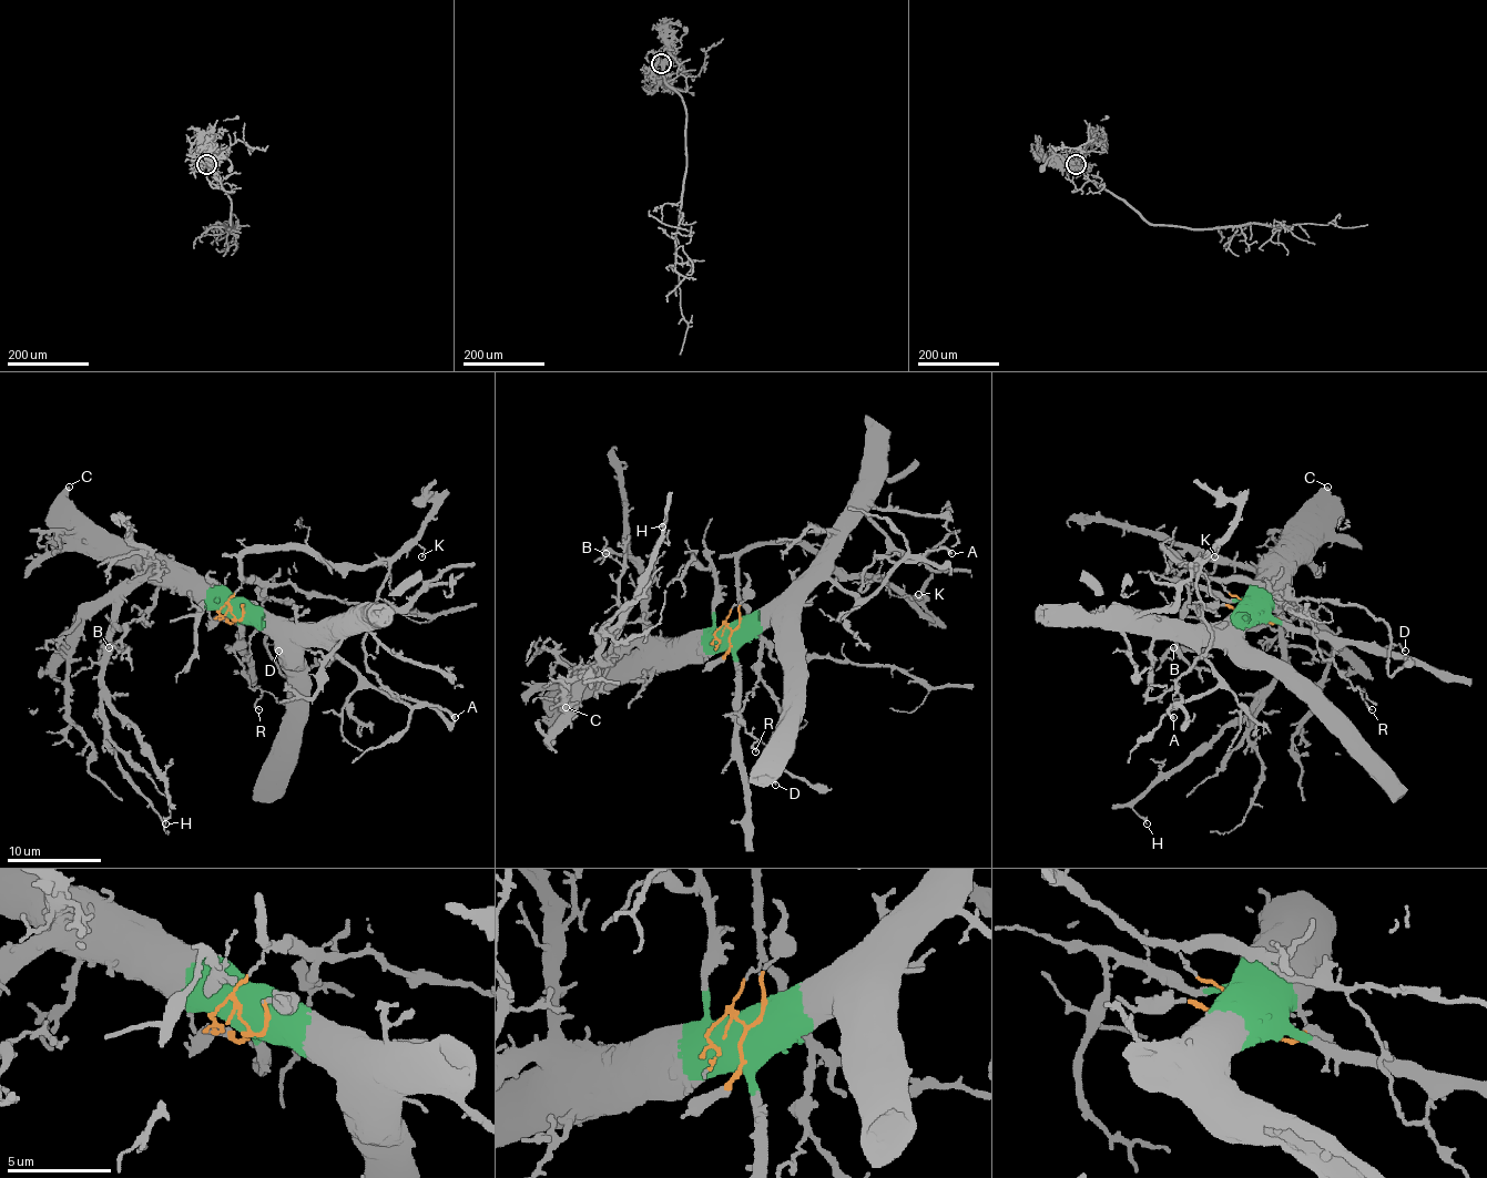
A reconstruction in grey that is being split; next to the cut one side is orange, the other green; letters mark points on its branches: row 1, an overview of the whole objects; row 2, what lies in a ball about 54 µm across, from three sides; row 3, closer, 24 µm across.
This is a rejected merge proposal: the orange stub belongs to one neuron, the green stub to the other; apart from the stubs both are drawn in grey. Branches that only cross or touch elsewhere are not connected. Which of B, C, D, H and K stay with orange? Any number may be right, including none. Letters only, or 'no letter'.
D, K

